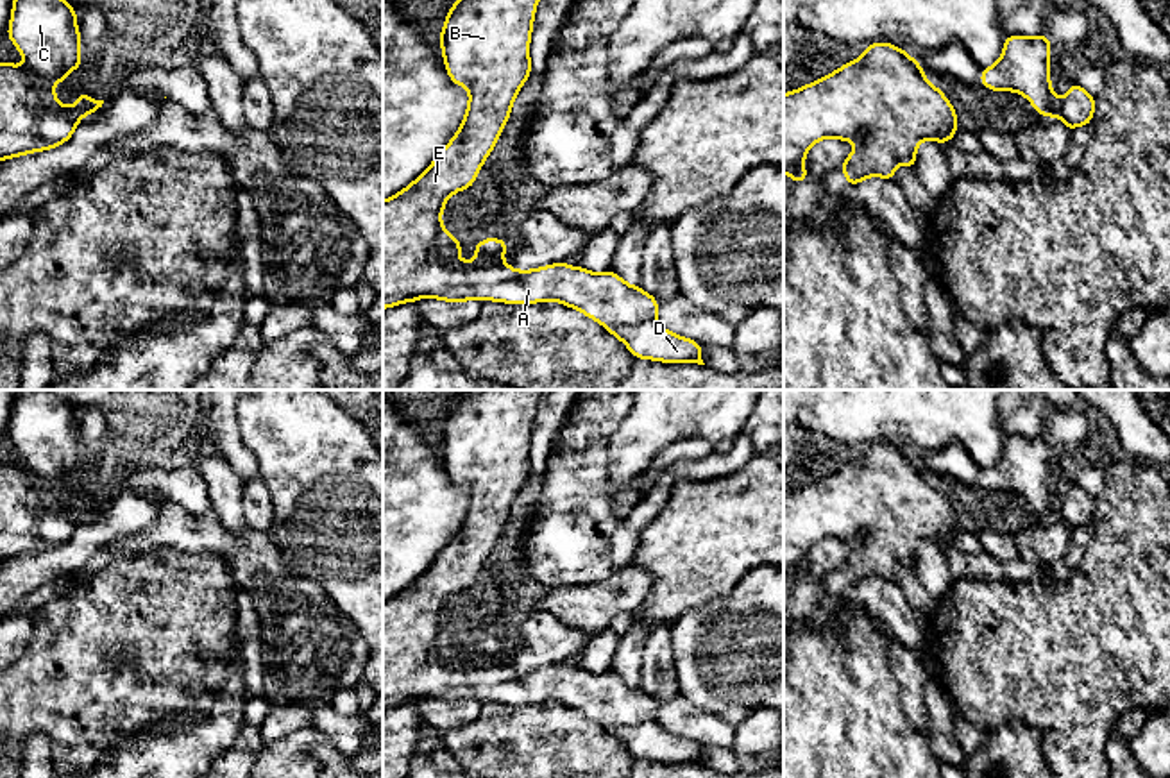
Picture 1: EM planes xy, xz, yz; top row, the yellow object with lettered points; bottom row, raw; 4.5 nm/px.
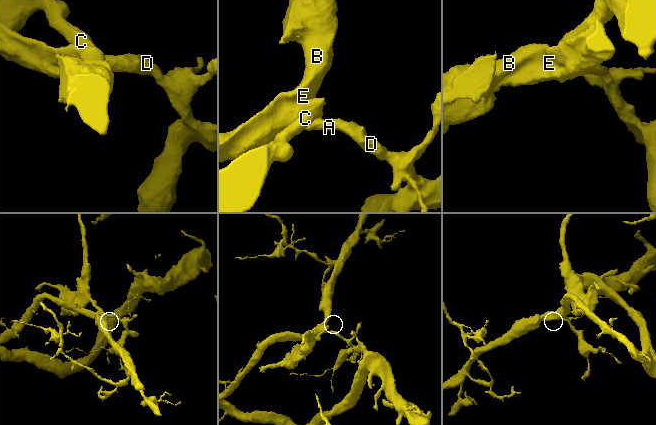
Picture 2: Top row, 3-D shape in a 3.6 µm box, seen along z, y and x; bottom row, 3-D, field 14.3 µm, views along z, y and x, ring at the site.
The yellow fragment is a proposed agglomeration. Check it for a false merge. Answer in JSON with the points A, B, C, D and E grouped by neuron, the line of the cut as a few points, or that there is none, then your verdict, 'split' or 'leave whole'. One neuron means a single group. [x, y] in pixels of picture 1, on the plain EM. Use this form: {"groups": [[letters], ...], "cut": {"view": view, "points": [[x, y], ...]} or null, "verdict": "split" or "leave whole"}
{"groups": [["A", "B", "D", "E"], ["C"]], "cut": {"view": "xy", "points": [[25, 465], [50, 483]]}, "verdict": "split"}

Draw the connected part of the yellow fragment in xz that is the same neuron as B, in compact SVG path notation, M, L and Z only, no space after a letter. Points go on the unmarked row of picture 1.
M467 390L449 410L438 440L449 479L469 490L469 506L456 535L433 563L404 590L383 601L383 710L424 698L506 705L556 701L599 723L639 760L705 765L701 744L664 730L657 719L658 701L614 672L596 674L564 662L535 671L515 671L503 660L462 662L460 640L442 626L447 599L474 585L530 478L530 440L540 397L542 390Z

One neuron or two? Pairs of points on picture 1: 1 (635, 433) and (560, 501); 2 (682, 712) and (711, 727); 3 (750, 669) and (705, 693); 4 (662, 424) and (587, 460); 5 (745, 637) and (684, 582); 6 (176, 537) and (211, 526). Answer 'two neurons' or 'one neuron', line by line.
1: two neurons
2: one neuron
3: one neuron
4: two neurons
5: two neurons
6: one neuron

